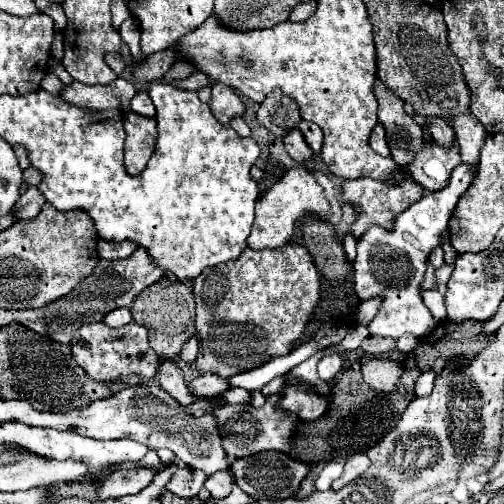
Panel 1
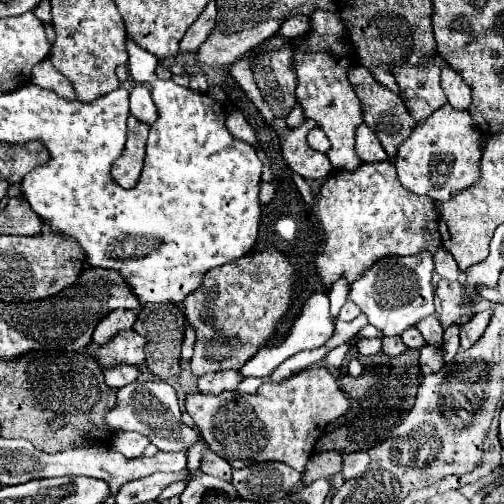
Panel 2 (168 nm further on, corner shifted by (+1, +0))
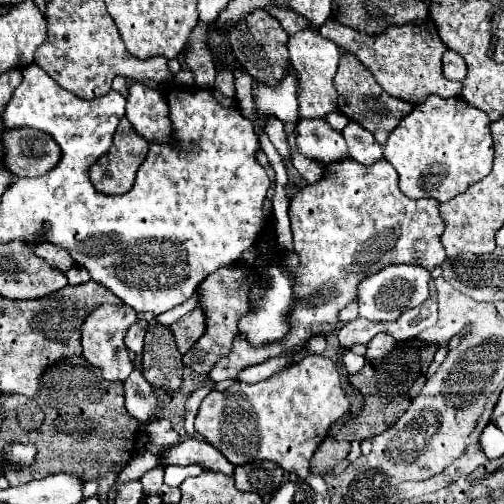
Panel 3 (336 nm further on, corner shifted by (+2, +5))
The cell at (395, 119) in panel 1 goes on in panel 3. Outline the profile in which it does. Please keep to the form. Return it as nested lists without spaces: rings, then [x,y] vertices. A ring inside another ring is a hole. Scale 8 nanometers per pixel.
[[[351,53],[341,57],[333,83],[335,83],[335,89],[339,93],[339,103],[337,103],[339,113],[343,113],[351,121],[357,121],[367,131],[371,131],[375,135],[375,139],[379,141],[379,145],[387,143],[387,135],[413,109],[413,105],[409,105],[409,103],[405,103],[401,99],[395,99],[389,93],[385,93],[383,87],[379,87],[379,83],[371,75],[371,71],[365,65],[361,65],[361,61],[357,57],[353,57]]]

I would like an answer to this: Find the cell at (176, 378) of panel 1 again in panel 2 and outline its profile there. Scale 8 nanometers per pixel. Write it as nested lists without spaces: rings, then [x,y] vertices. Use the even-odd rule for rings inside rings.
[[[314,366],[300,370],[298,374],[282,380],[264,384],[256,394],[240,394],[240,392],[220,392],[220,394],[200,394],[186,398],[186,412],[192,416],[196,428],[204,436],[208,448],[230,462],[232,468],[246,468],[254,462],[284,462],[298,470],[300,474],[310,460],[316,442],[324,434],[324,428],[350,410],[350,398],[340,388],[336,376],[326,366]]]

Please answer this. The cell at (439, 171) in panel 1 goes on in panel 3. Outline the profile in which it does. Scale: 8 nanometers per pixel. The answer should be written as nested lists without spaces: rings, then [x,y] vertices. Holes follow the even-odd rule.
[[[435,97],[417,105],[391,131],[383,147],[385,159],[399,173],[399,187],[409,199],[433,197],[437,201],[451,201],[467,191],[473,183],[491,173],[493,143],[489,133],[489,117],[469,107],[461,97]]]

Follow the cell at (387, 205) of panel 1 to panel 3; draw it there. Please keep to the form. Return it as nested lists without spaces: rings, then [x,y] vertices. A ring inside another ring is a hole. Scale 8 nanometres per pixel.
[[[351,157],[331,163],[323,171],[323,177],[317,183],[305,185],[303,189],[297,191],[297,195],[291,199],[289,205],[289,219],[293,231],[293,245],[301,259],[301,265],[297,269],[297,281],[295,281],[295,291],[297,297],[301,297],[301,303],[297,303],[297,311],[293,311],[293,331],[281,343],[273,343],[273,347],[257,347],[257,349],[249,347],[249,343],[245,343],[239,335],[233,341],[231,353],[225,359],[219,359],[215,367],[209,371],[209,379],[213,383],[219,383],[223,379],[235,379],[249,365],[263,363],[269,357],[279,357],[291,351],[293,347],[301,347],[313,333],[329,335],[337,325],[337,313],[345,305],[357,299],[357,283],[363,277],[381,271],[381,267],[391,263],[419,263],[423,267],[433,269],[447,259],[443,255],[443,245],[439,241],[445,227],[439,215],[439,201],[405,197],[399,189],[397,171],[385,159],[379,159],[369,167],[357,163]]]

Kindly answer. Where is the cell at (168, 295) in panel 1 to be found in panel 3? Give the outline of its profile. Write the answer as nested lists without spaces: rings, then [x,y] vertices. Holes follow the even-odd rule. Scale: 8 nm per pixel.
[[[151,319],[145,329],[145,349],[141,357],[143,377],[163,389],[179,389],[183,377],[183,361],[177,351],[175,337],[169,327]]]

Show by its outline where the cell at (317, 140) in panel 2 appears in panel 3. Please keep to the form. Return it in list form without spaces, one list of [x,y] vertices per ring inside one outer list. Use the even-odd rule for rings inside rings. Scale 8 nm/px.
[[[303,119],[295,127],[297,149],[309,159],[319,159],[323,163],[335,163],[345,159],[347,143],[339,131],[327,125],[325,119]]]

